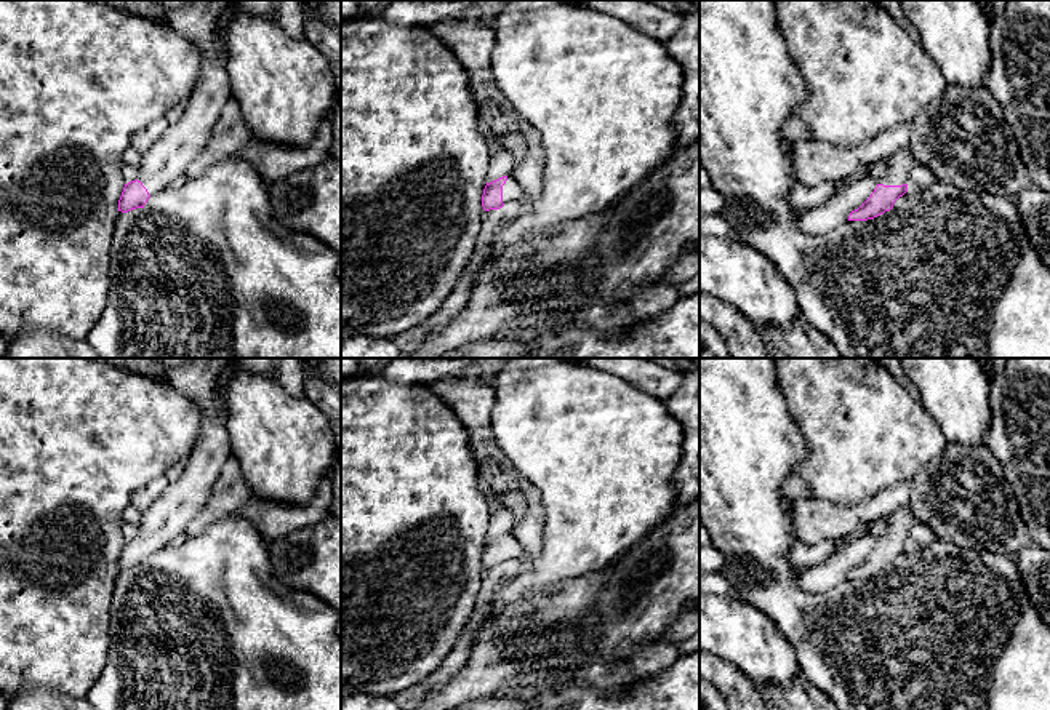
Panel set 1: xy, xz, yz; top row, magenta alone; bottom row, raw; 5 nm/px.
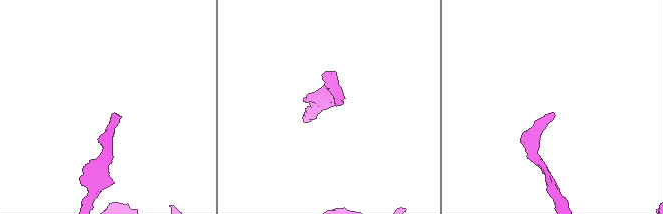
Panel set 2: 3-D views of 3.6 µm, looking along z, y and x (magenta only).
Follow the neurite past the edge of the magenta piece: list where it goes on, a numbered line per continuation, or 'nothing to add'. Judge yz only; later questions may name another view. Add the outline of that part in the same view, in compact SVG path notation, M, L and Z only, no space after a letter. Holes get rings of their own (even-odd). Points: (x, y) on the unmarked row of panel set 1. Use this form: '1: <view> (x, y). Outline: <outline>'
1: yz (897, 528). Outline: M908 507L895 509L885 523L885 531L879 537L879 542L884 542L884 544L908 542L912 521L914 518L911 512L908 510Z

